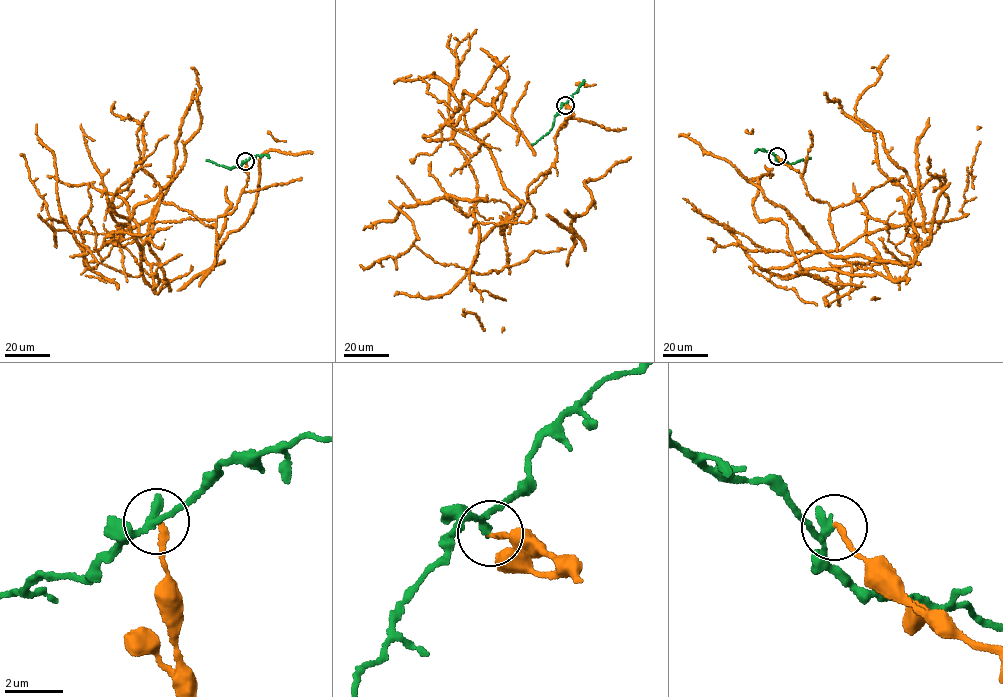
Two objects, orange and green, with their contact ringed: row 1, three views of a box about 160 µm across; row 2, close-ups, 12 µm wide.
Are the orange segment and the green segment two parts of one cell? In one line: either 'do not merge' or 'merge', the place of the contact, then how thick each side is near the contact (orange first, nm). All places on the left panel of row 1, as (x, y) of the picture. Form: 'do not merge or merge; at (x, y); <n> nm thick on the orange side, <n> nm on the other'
do not merge; at (245, 161); 190 nm thick on the orange side, 240 nm on the other

